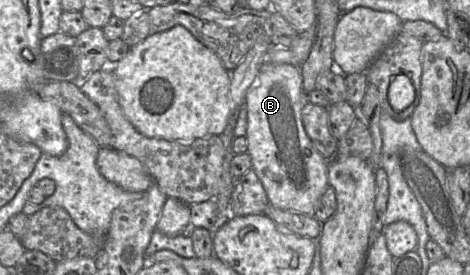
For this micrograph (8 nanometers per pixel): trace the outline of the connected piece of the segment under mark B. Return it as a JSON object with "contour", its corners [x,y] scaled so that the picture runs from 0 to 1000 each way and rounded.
{"contour":[[[564,222],[521,360],[526,556],[574,745],[668,789],[672,745],[700,673],[700,589],[677,553],[649,476],[640,415],[649,371],[638,244]]]}

